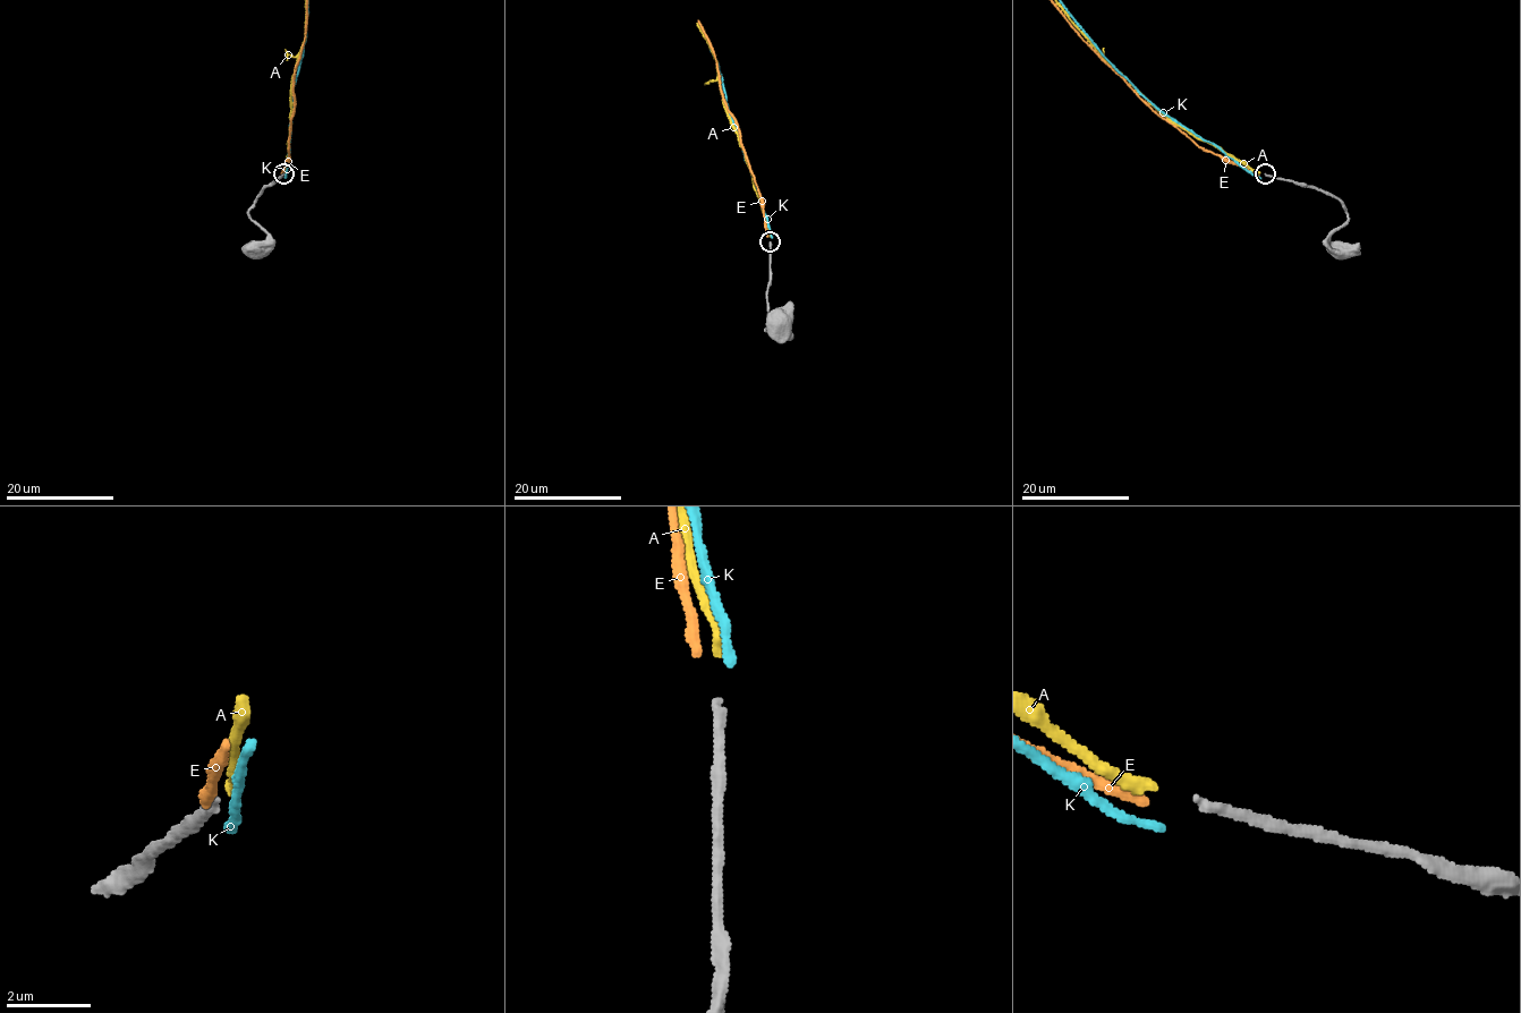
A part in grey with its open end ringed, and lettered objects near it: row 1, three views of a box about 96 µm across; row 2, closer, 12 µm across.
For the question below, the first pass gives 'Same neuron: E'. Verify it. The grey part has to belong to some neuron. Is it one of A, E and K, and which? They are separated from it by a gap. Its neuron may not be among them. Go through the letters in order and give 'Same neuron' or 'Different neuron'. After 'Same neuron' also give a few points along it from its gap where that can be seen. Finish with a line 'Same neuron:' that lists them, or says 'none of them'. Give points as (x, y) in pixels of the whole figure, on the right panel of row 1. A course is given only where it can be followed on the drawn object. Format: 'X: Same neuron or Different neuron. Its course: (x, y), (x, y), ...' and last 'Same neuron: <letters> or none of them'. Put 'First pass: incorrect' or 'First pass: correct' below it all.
A: Same neuron
E: Different neuron
K: Different neuron
Same neuron: A
First pass: incorrect

